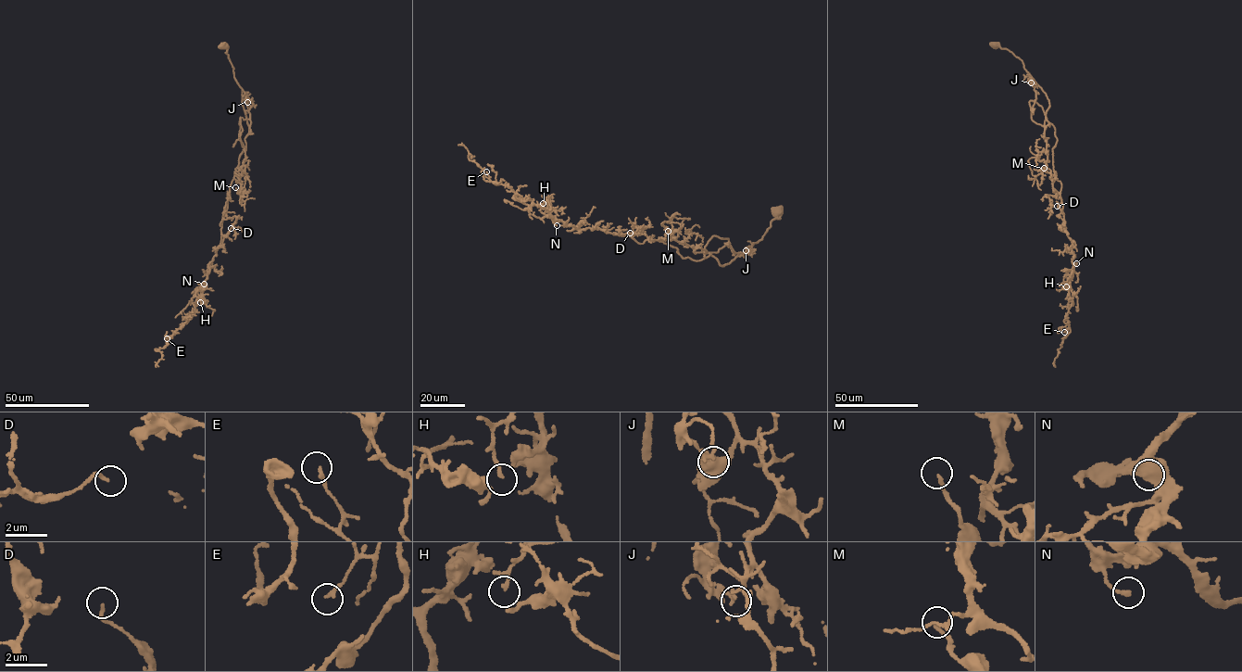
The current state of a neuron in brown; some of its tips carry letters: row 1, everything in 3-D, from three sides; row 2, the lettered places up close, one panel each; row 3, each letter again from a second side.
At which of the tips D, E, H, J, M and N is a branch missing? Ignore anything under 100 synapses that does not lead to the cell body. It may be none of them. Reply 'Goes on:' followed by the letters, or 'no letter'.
Goes on: no letter

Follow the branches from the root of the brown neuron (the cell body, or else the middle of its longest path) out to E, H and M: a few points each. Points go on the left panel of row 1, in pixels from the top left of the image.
E: (223, 47), (242, 90), (249, 133), (230, 188), (222, 245), (190, 316), (167, 338)
H: (223, 47), (242, 90), (249, 133), (230, 188), (223, 241), (209, 264), (200, 302)
M: (223, 47), (228, 46), (225, 53), (242, 89), (249, 128), (240, 195), (235, 187)

